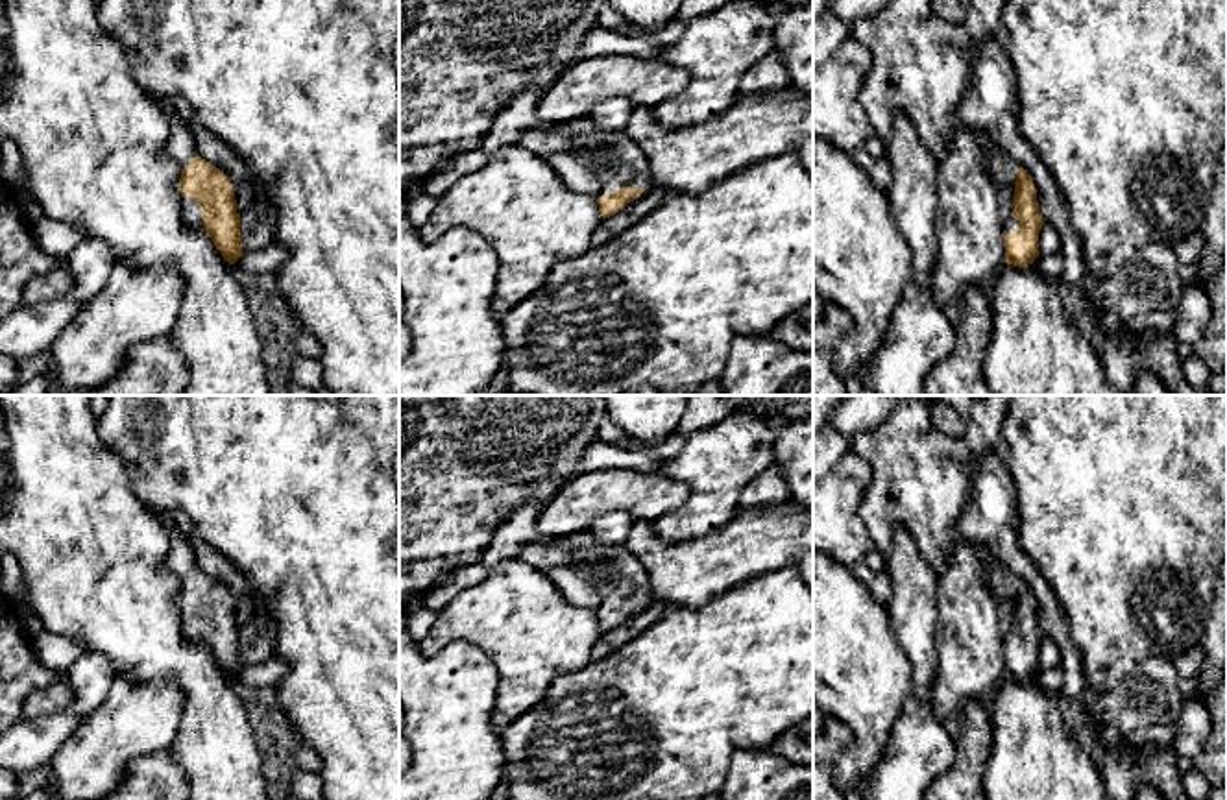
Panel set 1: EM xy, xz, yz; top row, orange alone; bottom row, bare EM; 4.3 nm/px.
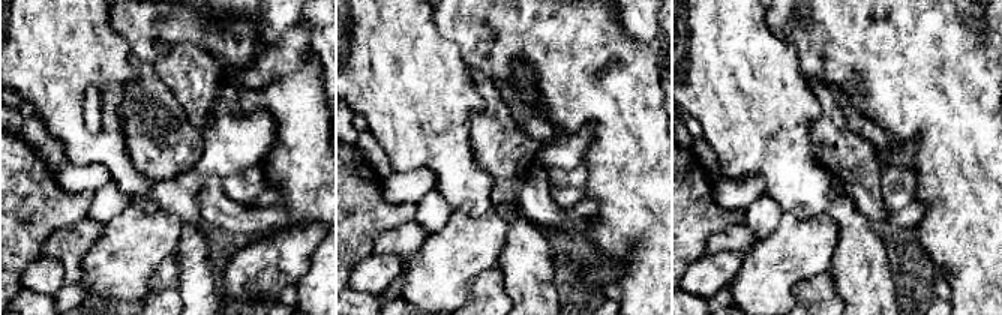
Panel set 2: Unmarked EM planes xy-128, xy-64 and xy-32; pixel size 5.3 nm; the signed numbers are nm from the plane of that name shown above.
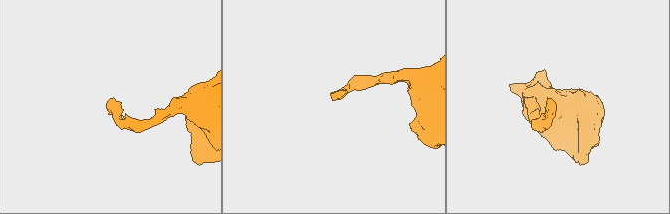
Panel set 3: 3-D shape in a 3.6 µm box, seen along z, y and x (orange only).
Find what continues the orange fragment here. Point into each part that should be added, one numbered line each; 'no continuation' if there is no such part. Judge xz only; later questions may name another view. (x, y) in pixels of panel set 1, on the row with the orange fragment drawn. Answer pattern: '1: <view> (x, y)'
1: xz (592, 161)

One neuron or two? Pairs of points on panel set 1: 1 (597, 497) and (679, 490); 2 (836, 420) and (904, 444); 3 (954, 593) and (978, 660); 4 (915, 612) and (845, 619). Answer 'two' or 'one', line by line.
1: one
2: two
3: one
4: two

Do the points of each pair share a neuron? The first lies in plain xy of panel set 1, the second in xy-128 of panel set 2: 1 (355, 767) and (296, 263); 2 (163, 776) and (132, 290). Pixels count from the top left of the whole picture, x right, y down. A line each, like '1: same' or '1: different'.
1: different
2: different

